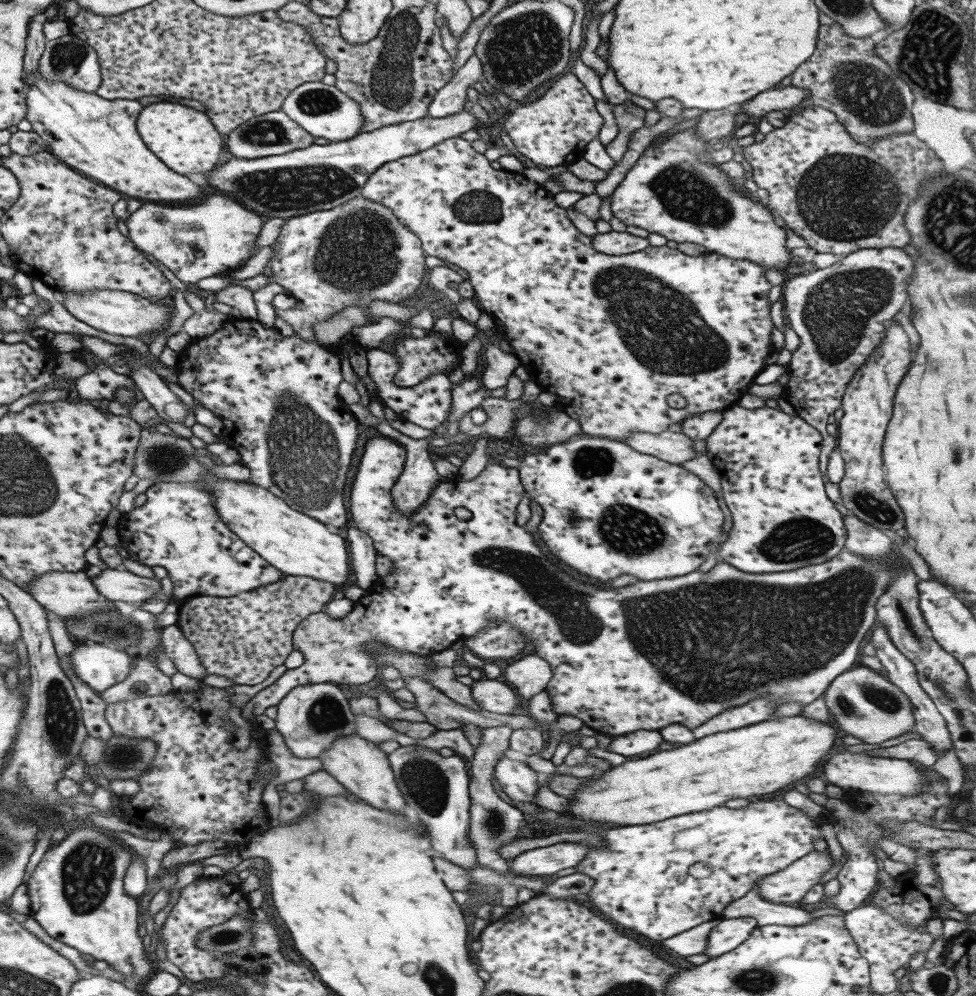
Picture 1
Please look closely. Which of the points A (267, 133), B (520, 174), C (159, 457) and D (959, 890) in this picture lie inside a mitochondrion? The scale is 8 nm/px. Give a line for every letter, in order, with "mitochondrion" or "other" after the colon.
A: mitochondrion
B: other
C: mitochondrion
D: other

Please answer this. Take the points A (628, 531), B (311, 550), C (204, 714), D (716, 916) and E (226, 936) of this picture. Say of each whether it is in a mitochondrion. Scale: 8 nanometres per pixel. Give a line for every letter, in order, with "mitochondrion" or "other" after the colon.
A: mitochondrion
B: other
C: other
D: other
E: mitochondrion

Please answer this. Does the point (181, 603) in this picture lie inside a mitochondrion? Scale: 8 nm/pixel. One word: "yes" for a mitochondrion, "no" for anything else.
no

